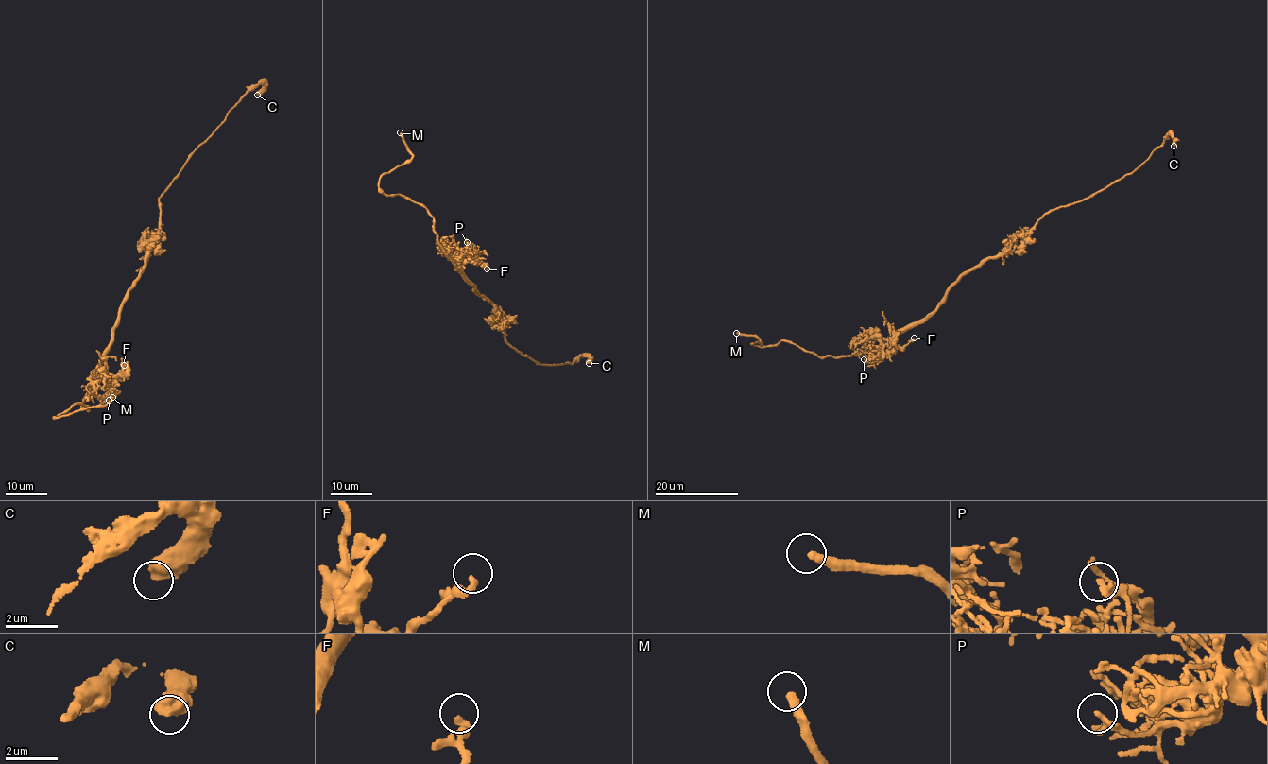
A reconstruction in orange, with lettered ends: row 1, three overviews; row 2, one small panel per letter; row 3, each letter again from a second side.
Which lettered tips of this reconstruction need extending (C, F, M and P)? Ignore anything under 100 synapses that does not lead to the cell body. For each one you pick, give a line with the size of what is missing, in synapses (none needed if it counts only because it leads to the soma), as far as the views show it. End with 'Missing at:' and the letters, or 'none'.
Missing at: M

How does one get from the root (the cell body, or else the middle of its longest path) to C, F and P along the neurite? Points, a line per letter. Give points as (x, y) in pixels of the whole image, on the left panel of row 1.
C: (123, 303), (140, 278), (155, 238), (160, 198), (194, 151), (246, 94), (262, 84), (263, 90), (257, 95)
F: (123, 303), (96, 379), (121, 378), (124, 365)
P: (123, 303), (95, 381), (97, 397), (110, 402), (109, 400)

